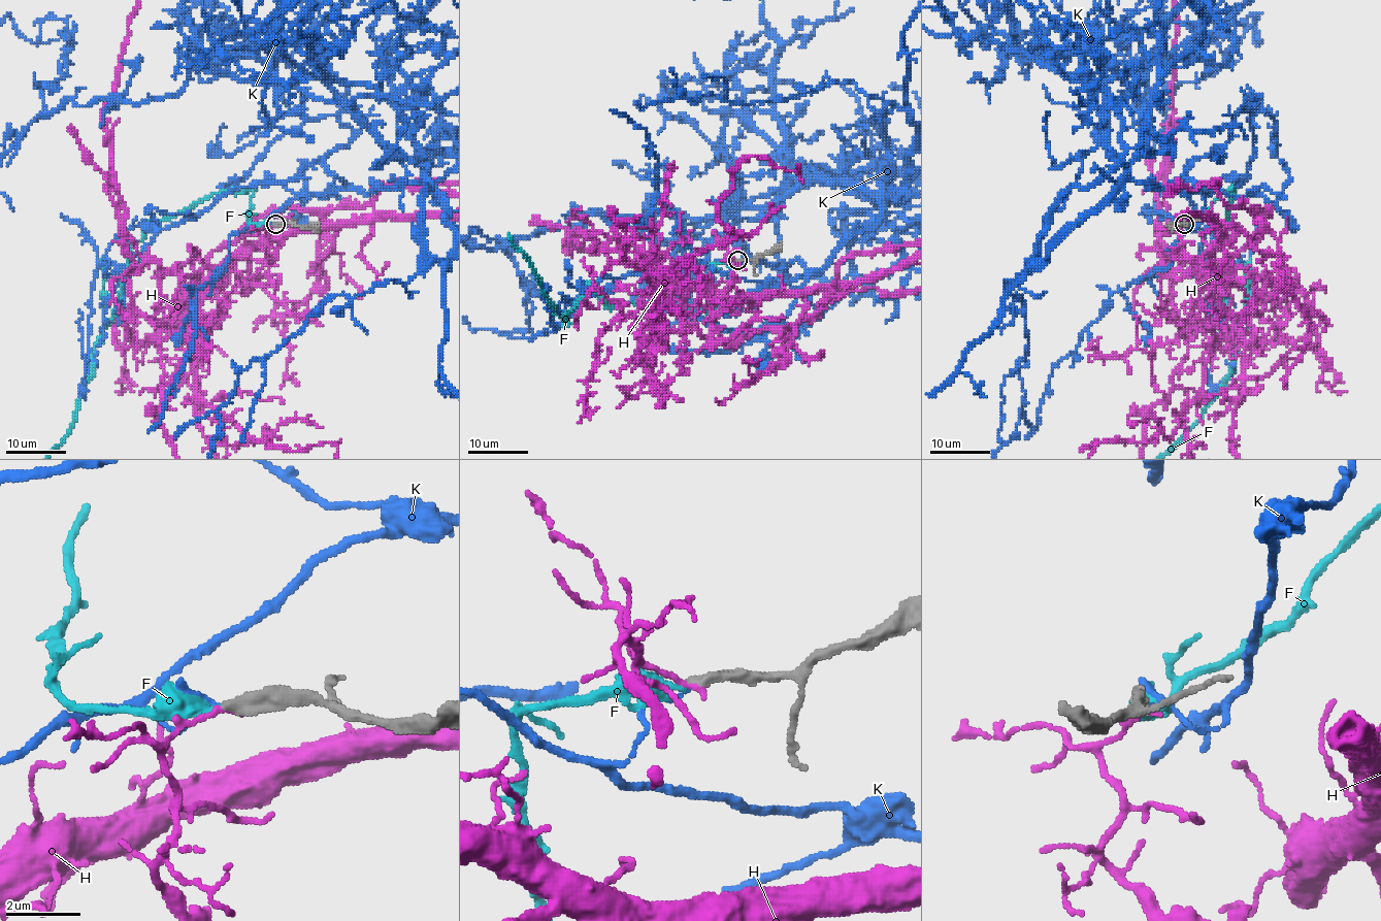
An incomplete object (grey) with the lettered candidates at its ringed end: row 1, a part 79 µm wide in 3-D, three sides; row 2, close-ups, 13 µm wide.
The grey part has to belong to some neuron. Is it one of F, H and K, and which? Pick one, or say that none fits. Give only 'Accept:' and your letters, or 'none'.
Accept: F

